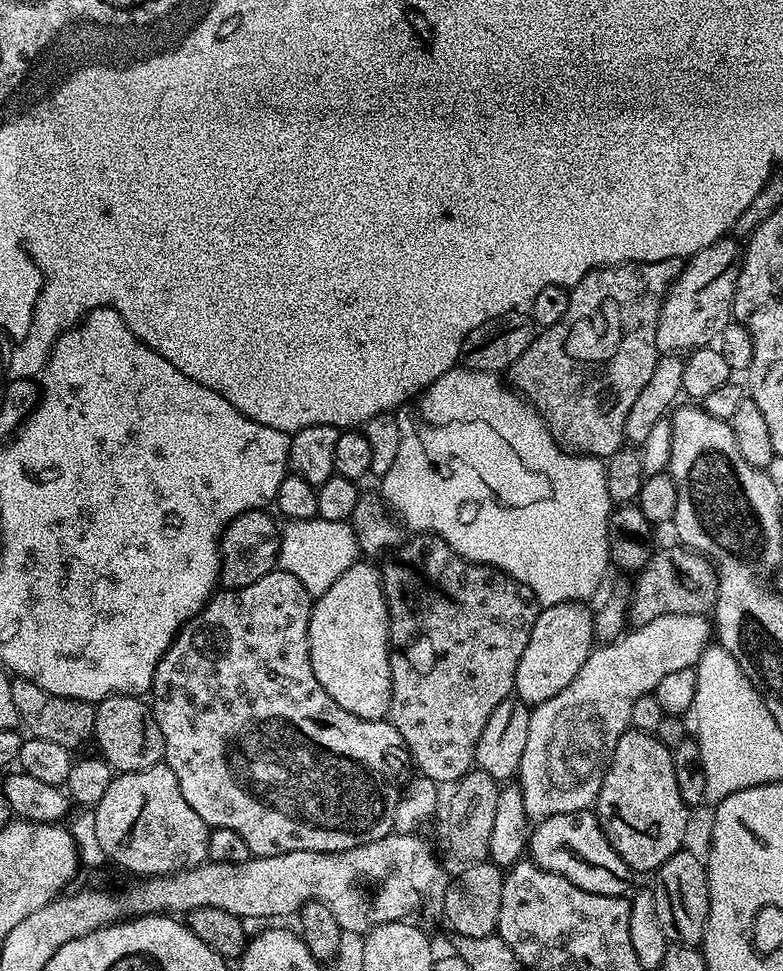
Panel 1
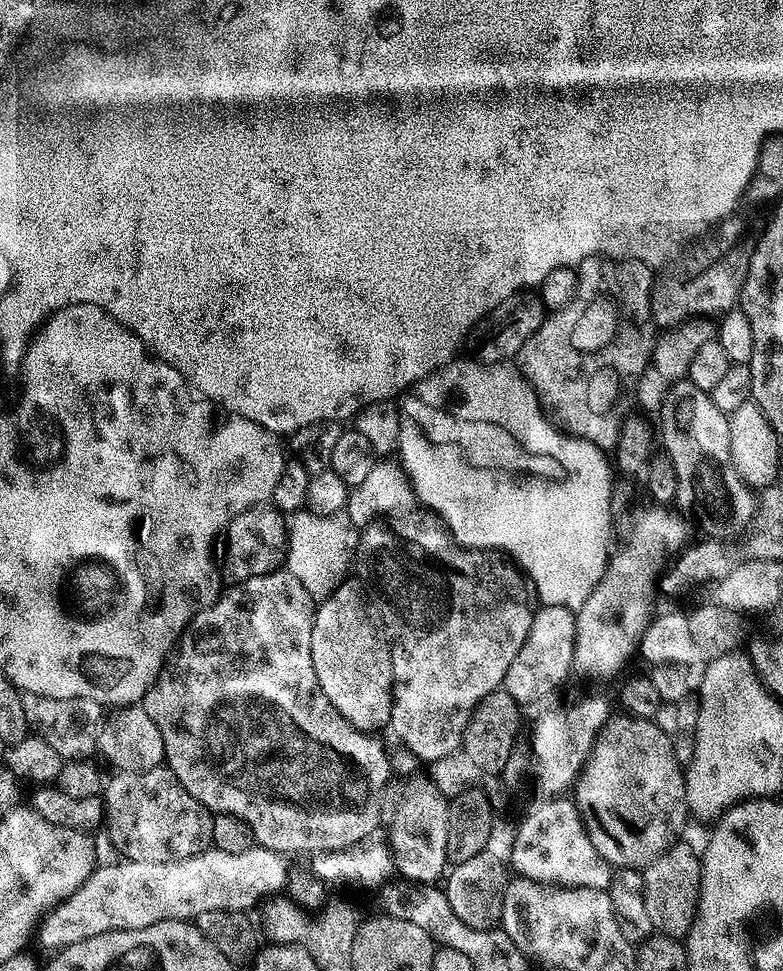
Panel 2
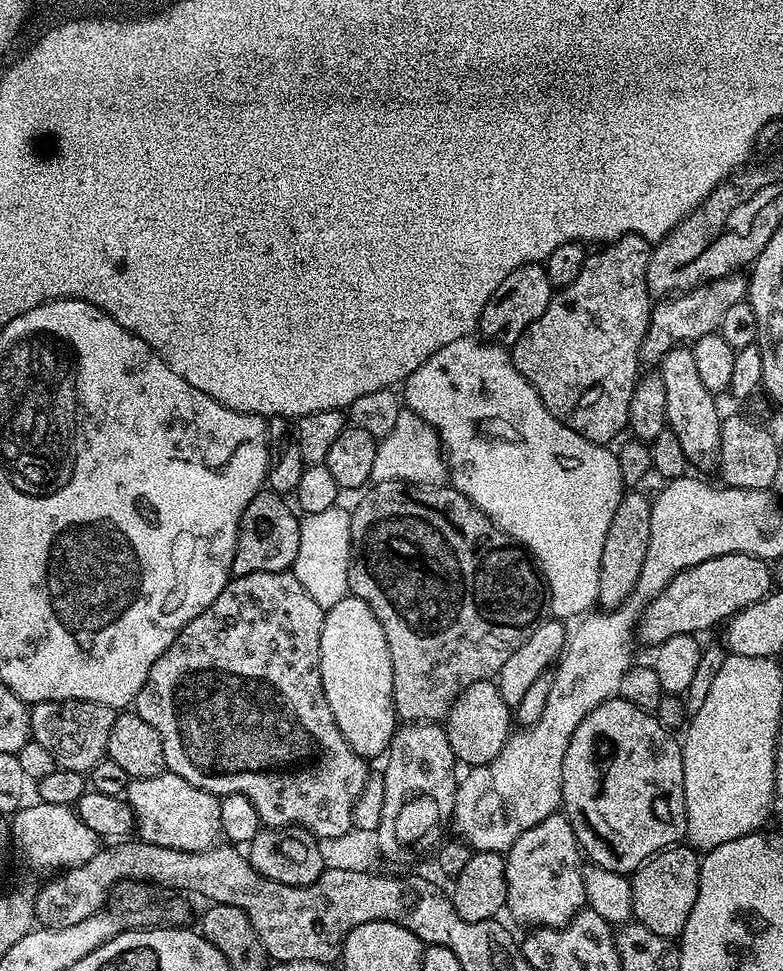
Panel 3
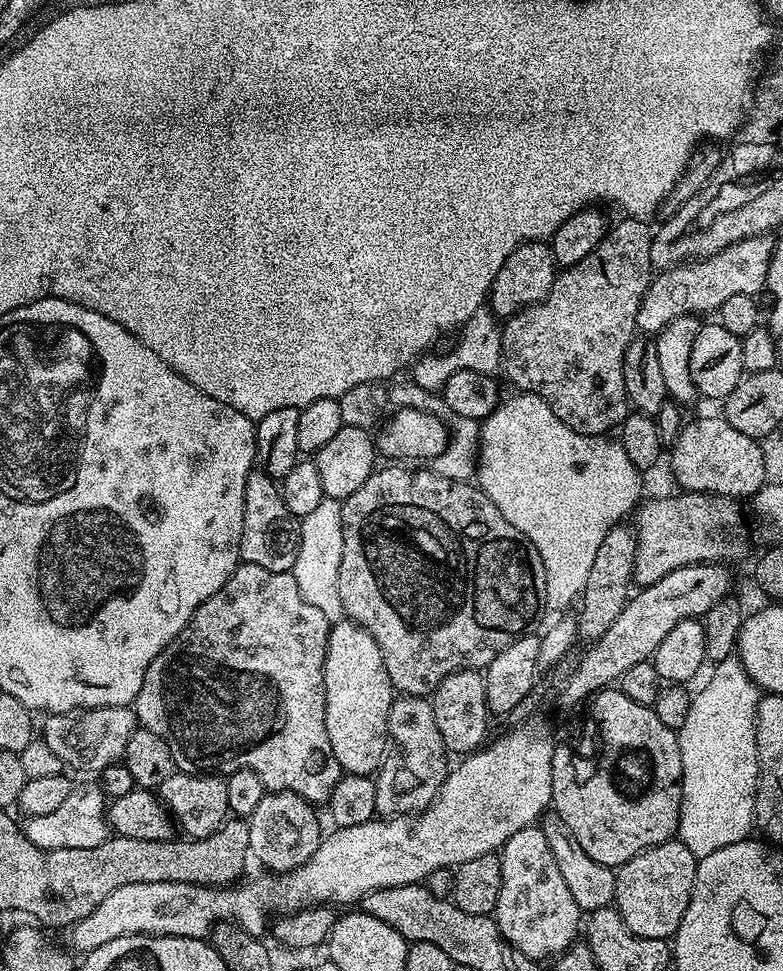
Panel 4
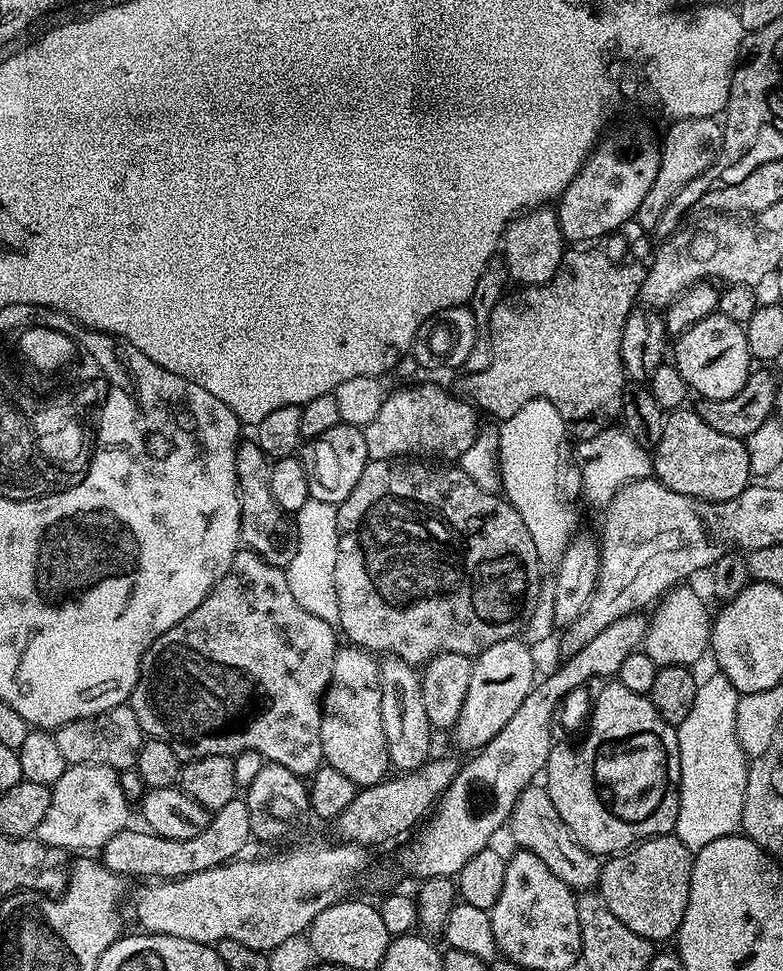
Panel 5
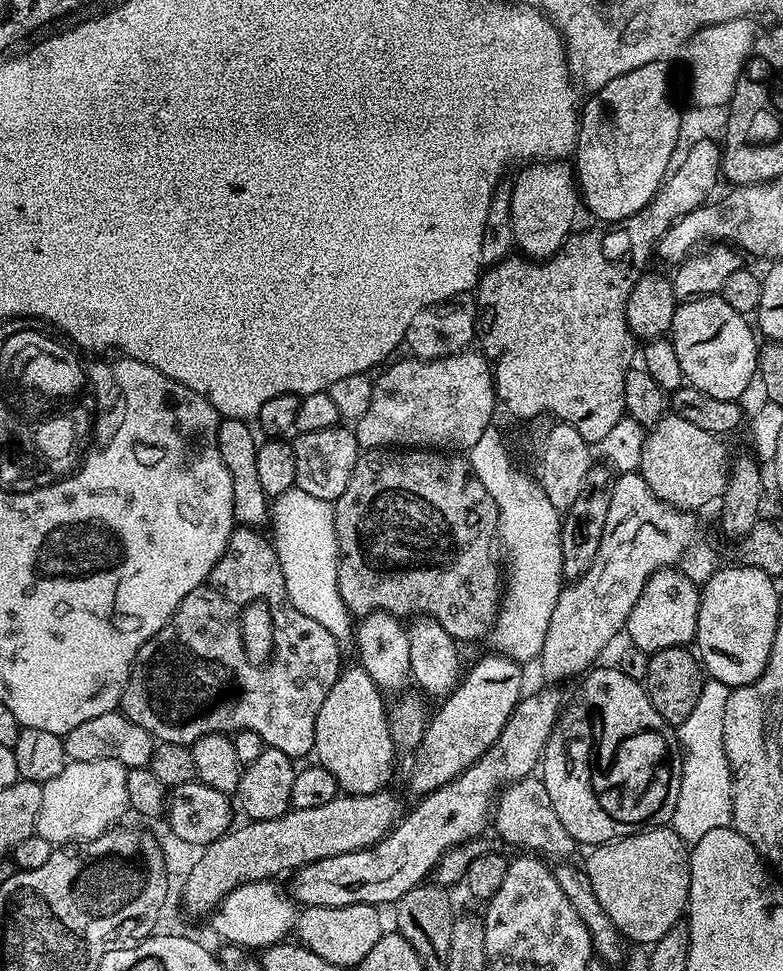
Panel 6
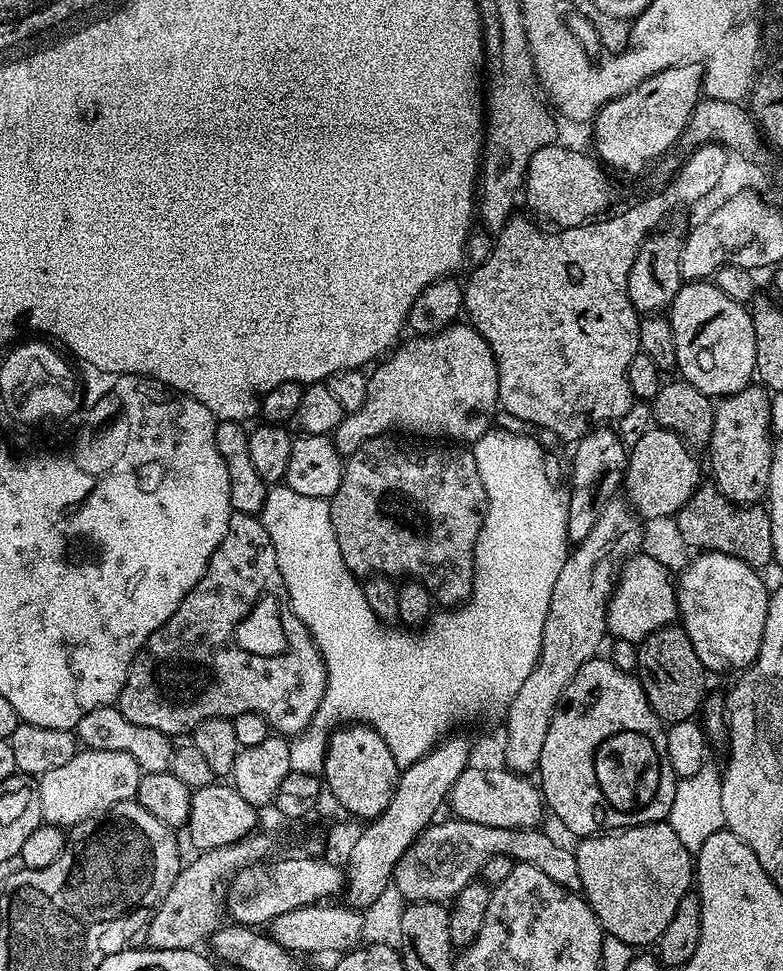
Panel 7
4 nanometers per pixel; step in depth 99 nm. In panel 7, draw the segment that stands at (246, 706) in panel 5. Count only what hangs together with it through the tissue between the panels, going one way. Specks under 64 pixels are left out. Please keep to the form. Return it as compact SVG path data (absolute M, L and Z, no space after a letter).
M233 512L228 523L228 532L222 538L218 550L210 558L202 578L182 598L178 610L170 614L170 618L154 634L150 634L147 644L140 649L139 654L128 671L128 681L124 689L120 691L118 707L120 713L134 726L150 726L150 730L164 732L170 738L177 738L183 734L192 733L198 725L210 718L235 718L238 714L258 714L266 718L269 729L273 733L285 738L299 736L308 729L312 718L322 700L322 694L326 690L326 666L314 638L309 634L308 627L294 614L294 610L288 601L288 591L282 582L282 570L278 570L278 554L274 554L274 542L270 542L270 534L266 534L266 526L261 522L259 515L251 512Z

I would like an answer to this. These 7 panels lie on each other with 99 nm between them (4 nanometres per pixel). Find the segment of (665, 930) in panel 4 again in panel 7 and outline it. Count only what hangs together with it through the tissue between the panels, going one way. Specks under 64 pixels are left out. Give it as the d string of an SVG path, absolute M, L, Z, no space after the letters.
M666 822L659 824L639 824L633 828L622 828L613 830L607 834L597 834L595 836L585 836L579 841L580 845L575 845L574 851L578 858L578 878L582 878L582 886L580 892L589 906L594 910L594 914L598 918L600 927L604 929L609 937L612 936L616 940L621 940L624 944L648 944L655 945L656 939L659 938L666 930L666 926L670 926L670 918L674 918L674 910L678 910L678 902L682 902L689 895L690 889L694 884L694 856L686 850L686 846L682 846L682 842L678 838L678 834L674 834L674 830Z

